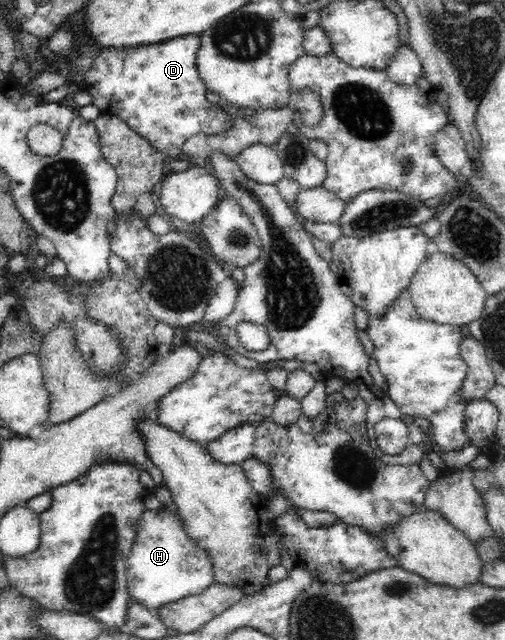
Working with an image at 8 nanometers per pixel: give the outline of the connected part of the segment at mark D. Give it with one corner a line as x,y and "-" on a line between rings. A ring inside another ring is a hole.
186,34
186,35
176,35
173,38
166,39
163,42
158,43
148,43
142,44
136,47
103,47
99,50
99,56
97,56
92,64
92,67
84,74
83,81
91,97
93,97
93,105
97,106
101,110
102,114
116,115
122,118
125,123
128,124
132,130
135,130
142,138
145,138
155,150
162,154
166,160
173,160
181,156
182,146
191,139
191,136
195,134
207,134
211,135
215,132
226,131
227,128
231,126
231,117
224,111
221,112
219,109
215,108
212,104
207,102
205,83
200,79
199,71
197,70
197,52
199,52
201,46
201,40
199,39
199,34

